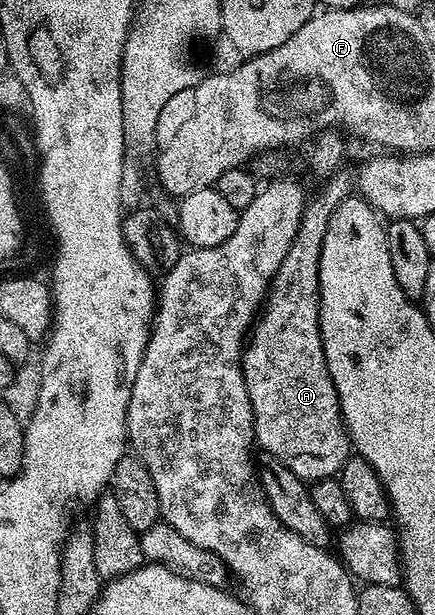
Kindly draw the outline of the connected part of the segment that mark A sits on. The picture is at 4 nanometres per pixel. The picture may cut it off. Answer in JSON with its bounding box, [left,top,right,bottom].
[241,169,355,481]

